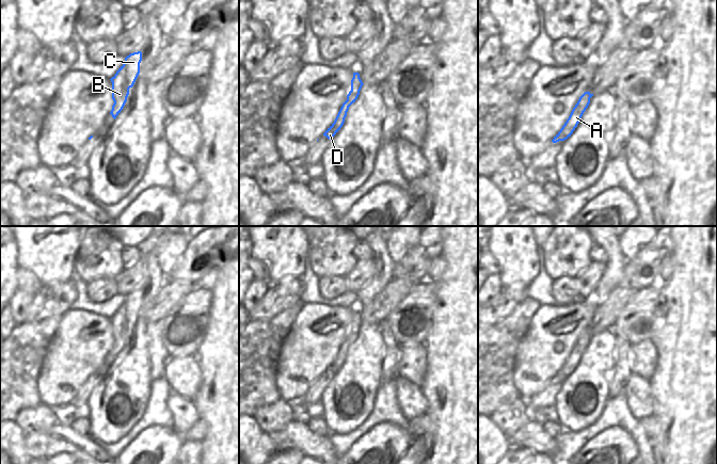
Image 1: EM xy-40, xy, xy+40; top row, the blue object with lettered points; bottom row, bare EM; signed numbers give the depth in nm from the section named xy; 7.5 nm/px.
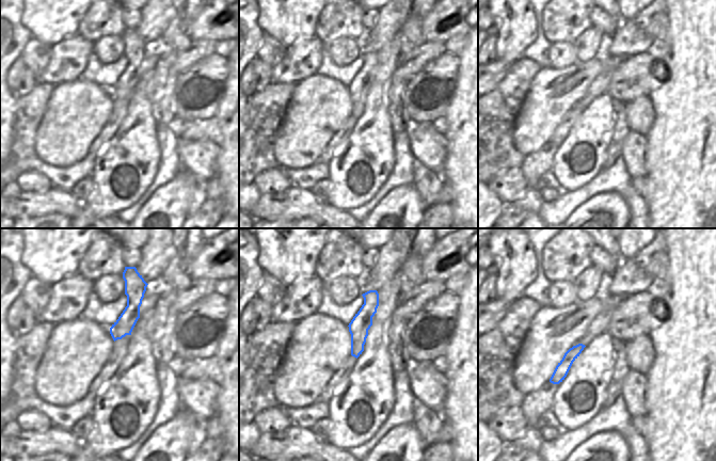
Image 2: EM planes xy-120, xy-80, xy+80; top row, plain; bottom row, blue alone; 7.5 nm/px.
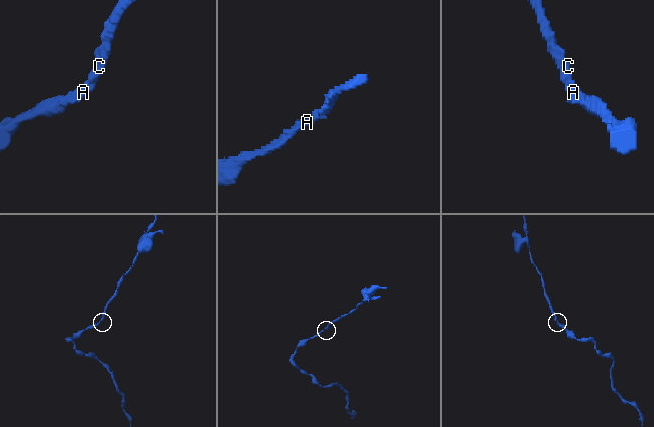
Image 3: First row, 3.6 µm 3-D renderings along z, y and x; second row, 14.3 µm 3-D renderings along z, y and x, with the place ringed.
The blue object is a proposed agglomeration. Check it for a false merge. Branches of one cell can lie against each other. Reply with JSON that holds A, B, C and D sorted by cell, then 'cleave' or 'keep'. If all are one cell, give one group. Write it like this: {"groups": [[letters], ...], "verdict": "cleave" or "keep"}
{"groups": [["A", "B", "C", "D"]], "verdict": "keep"}

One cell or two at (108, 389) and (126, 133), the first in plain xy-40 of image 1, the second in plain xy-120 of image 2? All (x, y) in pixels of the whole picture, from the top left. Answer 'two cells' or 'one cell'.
one cell

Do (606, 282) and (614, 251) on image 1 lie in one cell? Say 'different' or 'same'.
same

